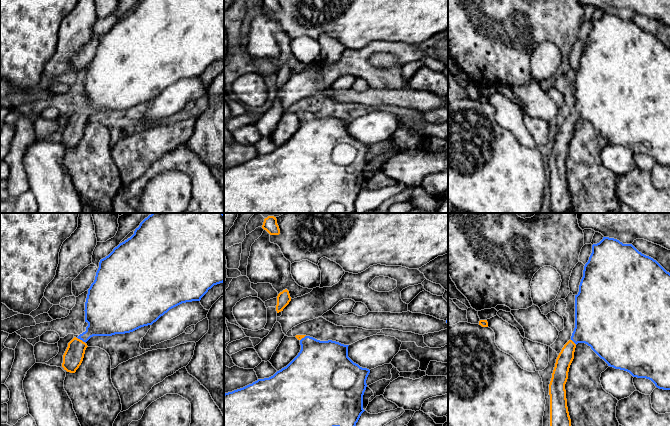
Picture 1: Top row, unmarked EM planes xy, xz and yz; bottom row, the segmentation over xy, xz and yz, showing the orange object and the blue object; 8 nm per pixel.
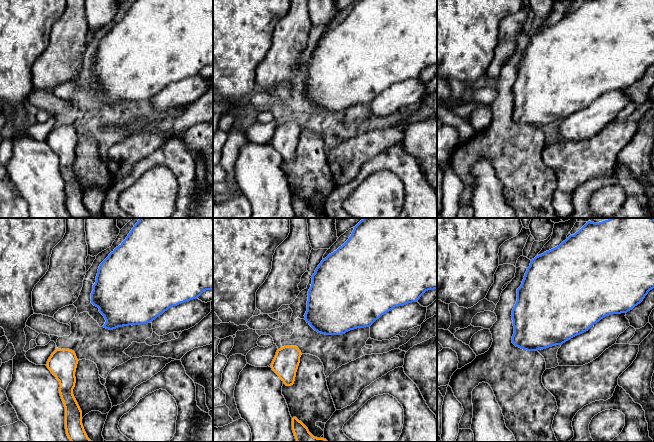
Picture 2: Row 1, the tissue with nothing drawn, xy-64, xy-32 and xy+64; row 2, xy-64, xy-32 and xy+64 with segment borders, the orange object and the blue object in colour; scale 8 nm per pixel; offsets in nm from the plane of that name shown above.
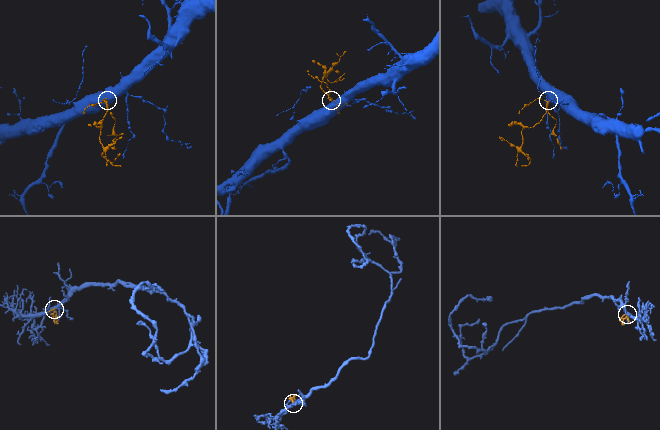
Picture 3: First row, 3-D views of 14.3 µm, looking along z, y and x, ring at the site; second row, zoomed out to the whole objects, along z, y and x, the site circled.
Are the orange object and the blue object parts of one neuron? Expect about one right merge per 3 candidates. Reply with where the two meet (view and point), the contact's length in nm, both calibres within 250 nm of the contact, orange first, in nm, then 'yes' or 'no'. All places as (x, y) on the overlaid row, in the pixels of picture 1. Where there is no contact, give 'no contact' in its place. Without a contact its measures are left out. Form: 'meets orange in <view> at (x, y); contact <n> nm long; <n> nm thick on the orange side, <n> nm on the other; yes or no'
meets orange in xy at (81, 340); contact 90 nm long; 160 nm thick on the orange side, 280 nm on the other; yes

